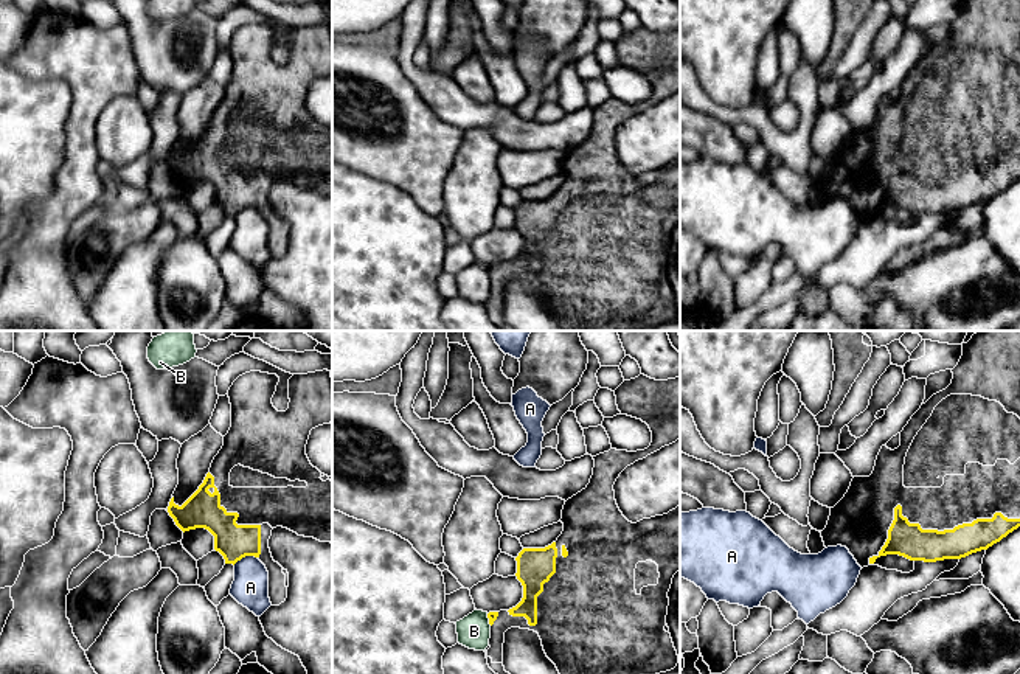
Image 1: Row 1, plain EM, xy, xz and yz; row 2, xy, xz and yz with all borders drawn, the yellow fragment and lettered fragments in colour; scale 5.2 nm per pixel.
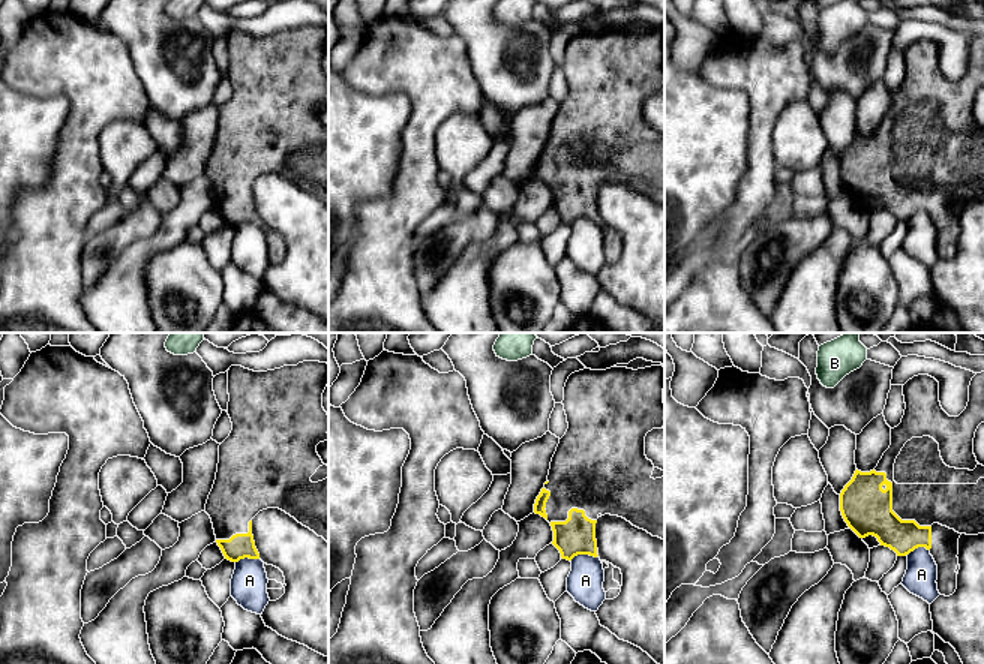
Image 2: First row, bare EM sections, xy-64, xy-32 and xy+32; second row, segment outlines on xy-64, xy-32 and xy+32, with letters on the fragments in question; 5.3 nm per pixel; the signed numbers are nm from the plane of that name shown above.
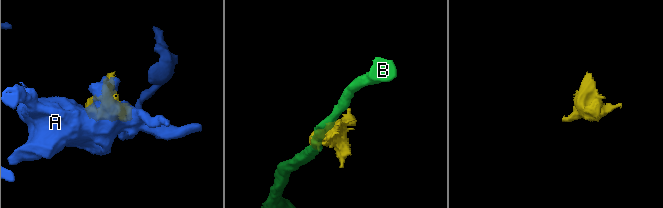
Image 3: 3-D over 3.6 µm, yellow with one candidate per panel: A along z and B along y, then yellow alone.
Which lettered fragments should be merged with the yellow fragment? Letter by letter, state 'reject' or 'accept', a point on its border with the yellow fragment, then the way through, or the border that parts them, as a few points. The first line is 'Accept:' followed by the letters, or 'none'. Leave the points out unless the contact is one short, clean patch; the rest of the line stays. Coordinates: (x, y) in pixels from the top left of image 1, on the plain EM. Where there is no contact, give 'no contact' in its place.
Accept: none
A: reject; contact xy (244, 208); border xy (256, 208), (242, 208), (233, 216)
B: reject; contact xz (489, 272); border xz (486, 266), (491, 277)

